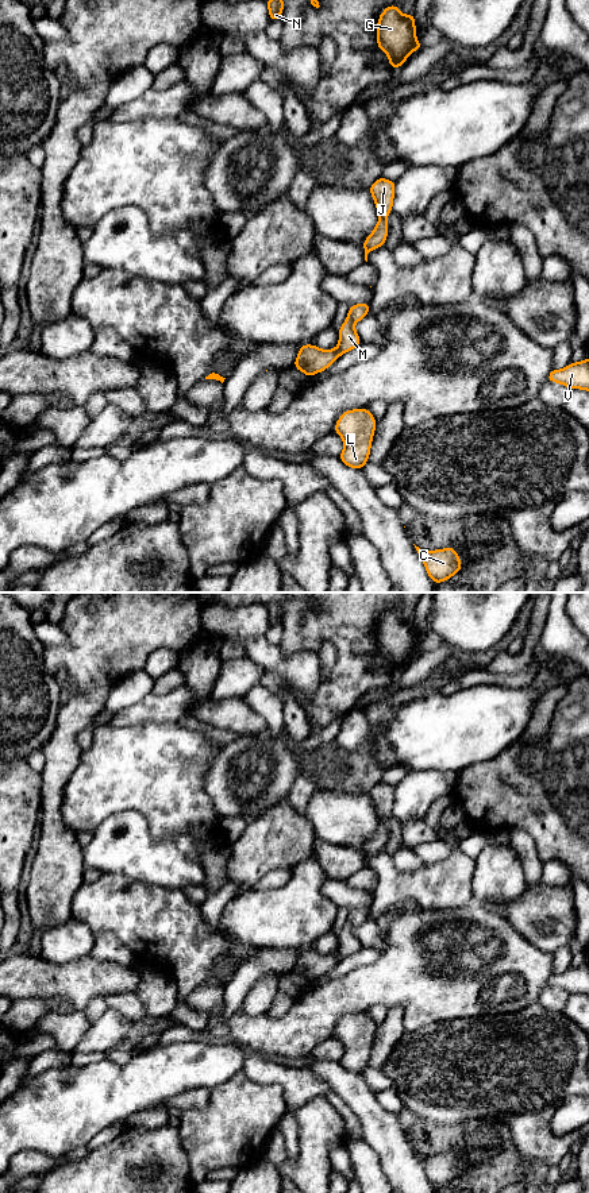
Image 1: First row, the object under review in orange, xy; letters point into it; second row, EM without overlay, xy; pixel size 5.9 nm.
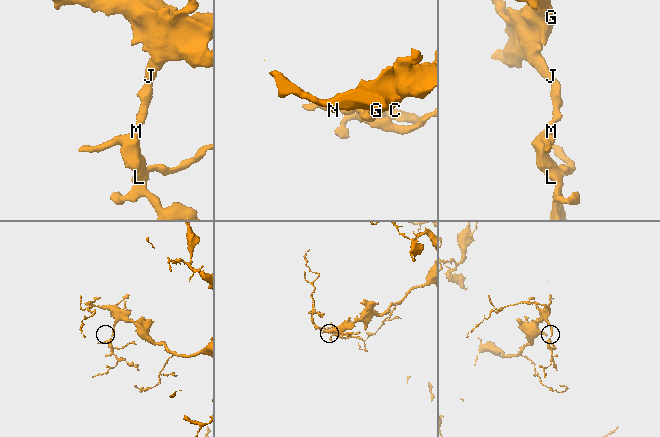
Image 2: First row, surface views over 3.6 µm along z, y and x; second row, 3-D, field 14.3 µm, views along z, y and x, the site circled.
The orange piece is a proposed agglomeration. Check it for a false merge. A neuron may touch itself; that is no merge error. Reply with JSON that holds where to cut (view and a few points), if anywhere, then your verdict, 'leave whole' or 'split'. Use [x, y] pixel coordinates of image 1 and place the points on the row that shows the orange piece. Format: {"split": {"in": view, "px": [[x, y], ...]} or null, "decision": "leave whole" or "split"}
{"split": null, "decision": "leave whole"}

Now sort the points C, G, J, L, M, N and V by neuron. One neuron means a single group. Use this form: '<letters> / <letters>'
C G J L M N V

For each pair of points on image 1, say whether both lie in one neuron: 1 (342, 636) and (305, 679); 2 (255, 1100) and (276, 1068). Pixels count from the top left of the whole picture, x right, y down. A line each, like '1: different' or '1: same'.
1: different
2: different

